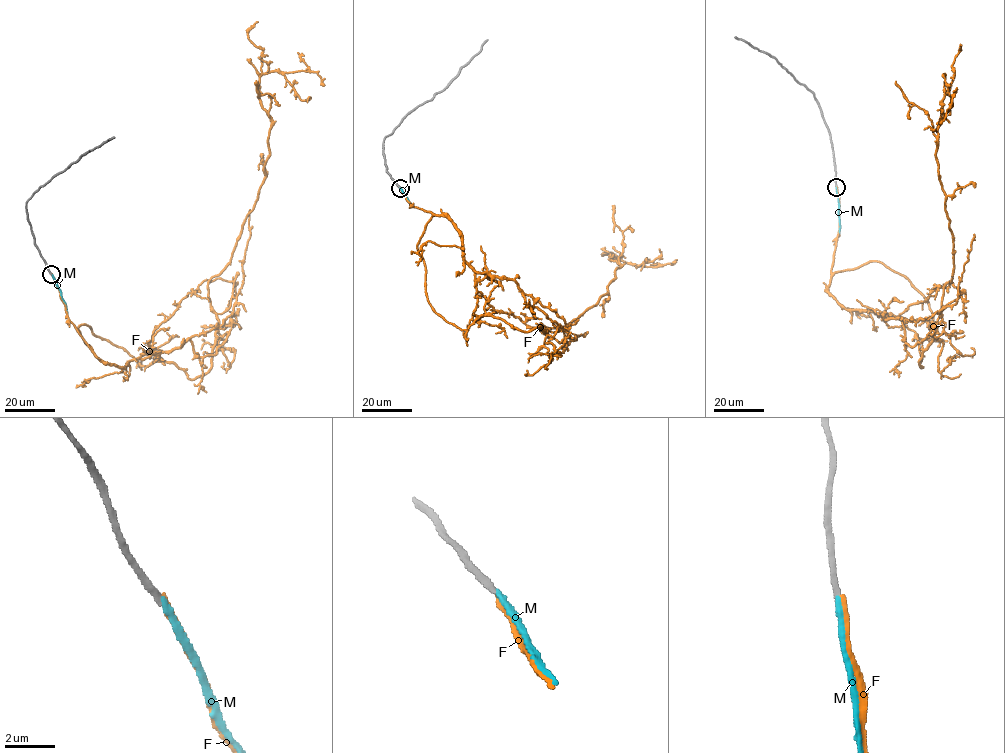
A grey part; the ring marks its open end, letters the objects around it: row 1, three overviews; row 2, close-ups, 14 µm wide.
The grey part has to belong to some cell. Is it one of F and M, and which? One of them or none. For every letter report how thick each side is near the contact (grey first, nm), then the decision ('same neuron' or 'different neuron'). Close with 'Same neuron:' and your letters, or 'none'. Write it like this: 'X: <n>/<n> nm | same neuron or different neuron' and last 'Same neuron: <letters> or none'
F: 280/200 nm | different neuron
M: 280/240 nm | same neuron
Same neuron: M

